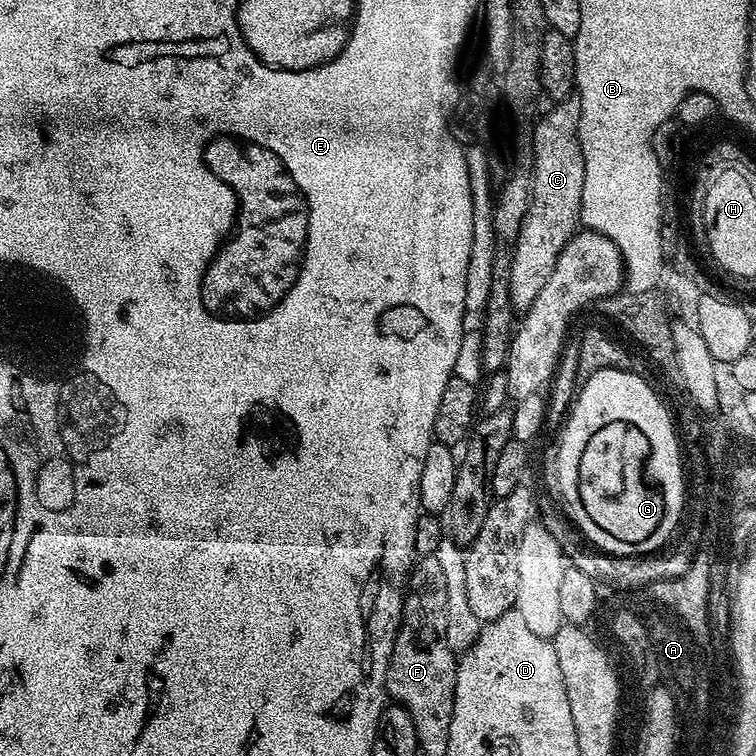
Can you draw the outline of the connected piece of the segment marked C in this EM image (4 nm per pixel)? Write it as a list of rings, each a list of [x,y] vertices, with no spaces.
[[[573,94],[557,103],[556,112],[540,124],[536,141],[530,153],[530,195],[526,218],[518,234],[518,242],[512,247],[510,262],[510,302],[513,313],[523,314],[534,306],[534,298],[550,278],[558,254],[571,236],[576,235],[580,224],[582,206],[582,182],[586,178],[586,166],[582,158],[582,146],[578,138],[580,98]]]

